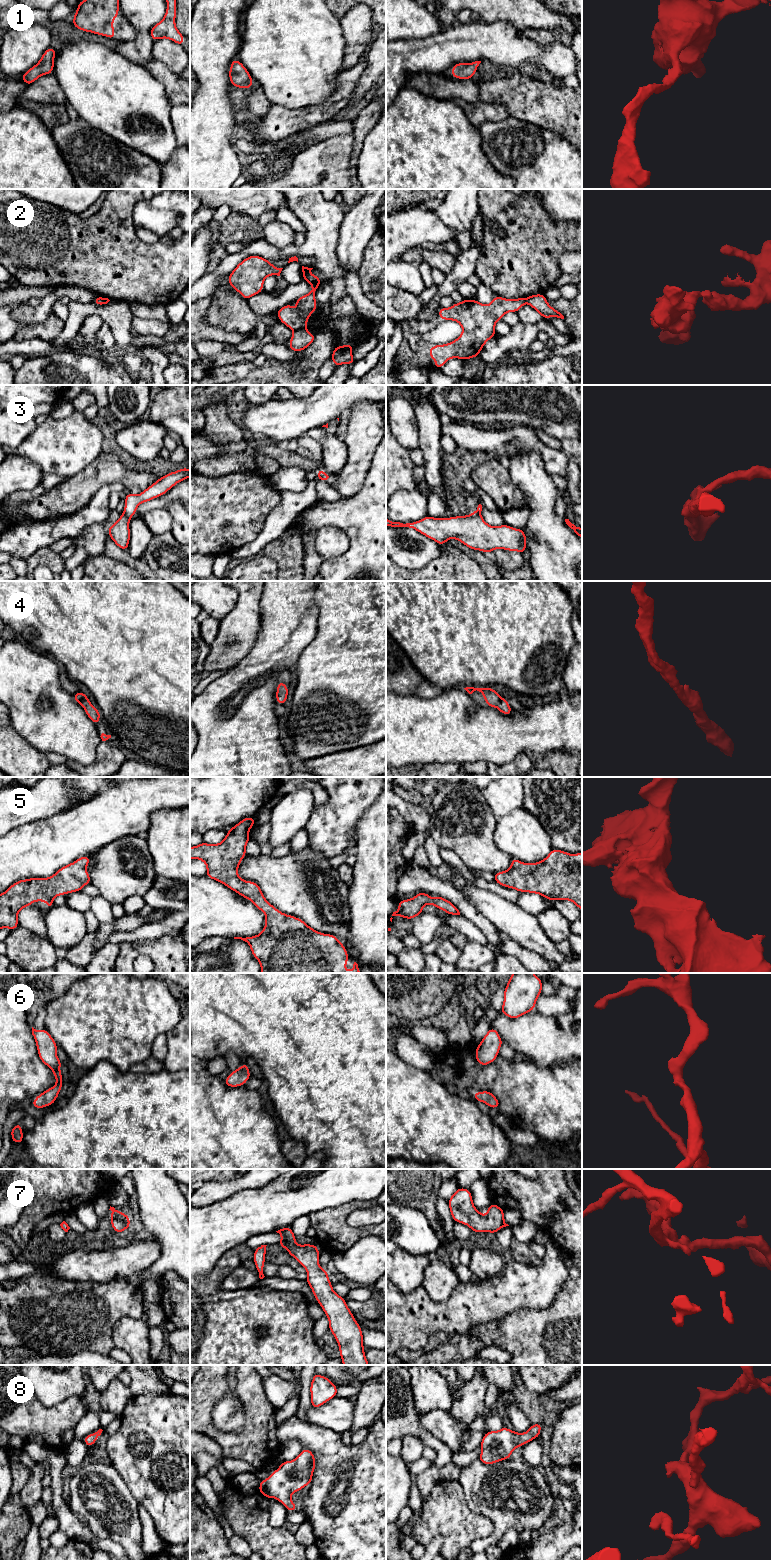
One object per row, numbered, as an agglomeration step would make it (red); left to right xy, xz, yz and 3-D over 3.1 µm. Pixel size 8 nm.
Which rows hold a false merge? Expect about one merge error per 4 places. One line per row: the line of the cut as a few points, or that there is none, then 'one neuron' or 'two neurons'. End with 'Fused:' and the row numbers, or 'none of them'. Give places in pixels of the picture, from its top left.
1: no cut; one neuron
2: cut in xz along (305, 328), (299, 328), (294, 331); two neurons
3: cut in xy along (123, 512), (129, 517); two neurons
4: no cut; one neuron
5: no cut; one neuron
6: no cut; one neuron
7: no cut; one neuron
8: no cut; one neuron
Fused: 2, 3

